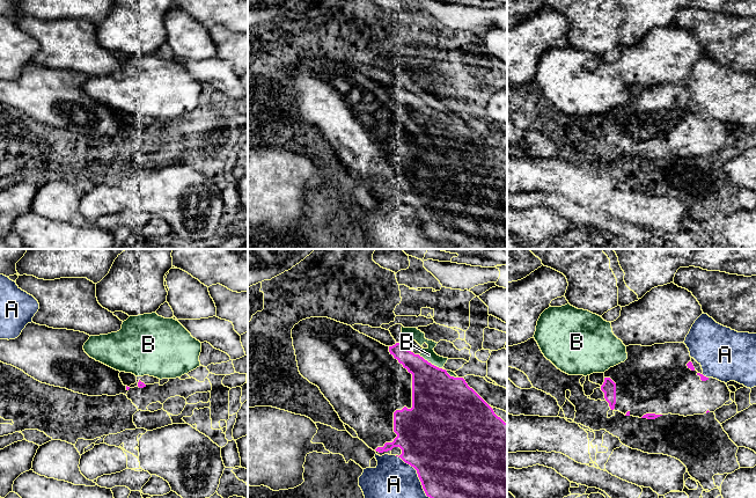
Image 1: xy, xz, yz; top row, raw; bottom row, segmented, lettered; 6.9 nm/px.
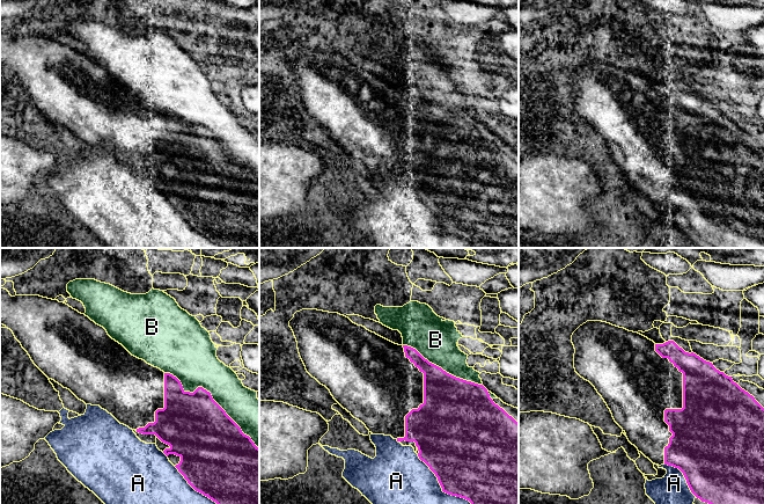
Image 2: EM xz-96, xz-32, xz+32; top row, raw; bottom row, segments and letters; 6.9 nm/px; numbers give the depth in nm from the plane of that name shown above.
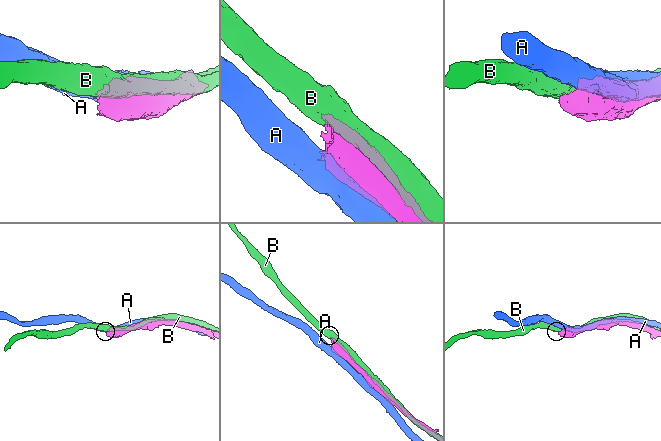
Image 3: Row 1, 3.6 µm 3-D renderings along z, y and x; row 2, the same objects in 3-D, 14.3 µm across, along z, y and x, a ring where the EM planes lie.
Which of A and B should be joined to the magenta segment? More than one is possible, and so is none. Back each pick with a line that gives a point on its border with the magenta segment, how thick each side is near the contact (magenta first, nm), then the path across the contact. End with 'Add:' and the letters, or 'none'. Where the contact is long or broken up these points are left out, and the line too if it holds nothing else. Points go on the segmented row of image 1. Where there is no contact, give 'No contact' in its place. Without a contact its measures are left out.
Add: none

